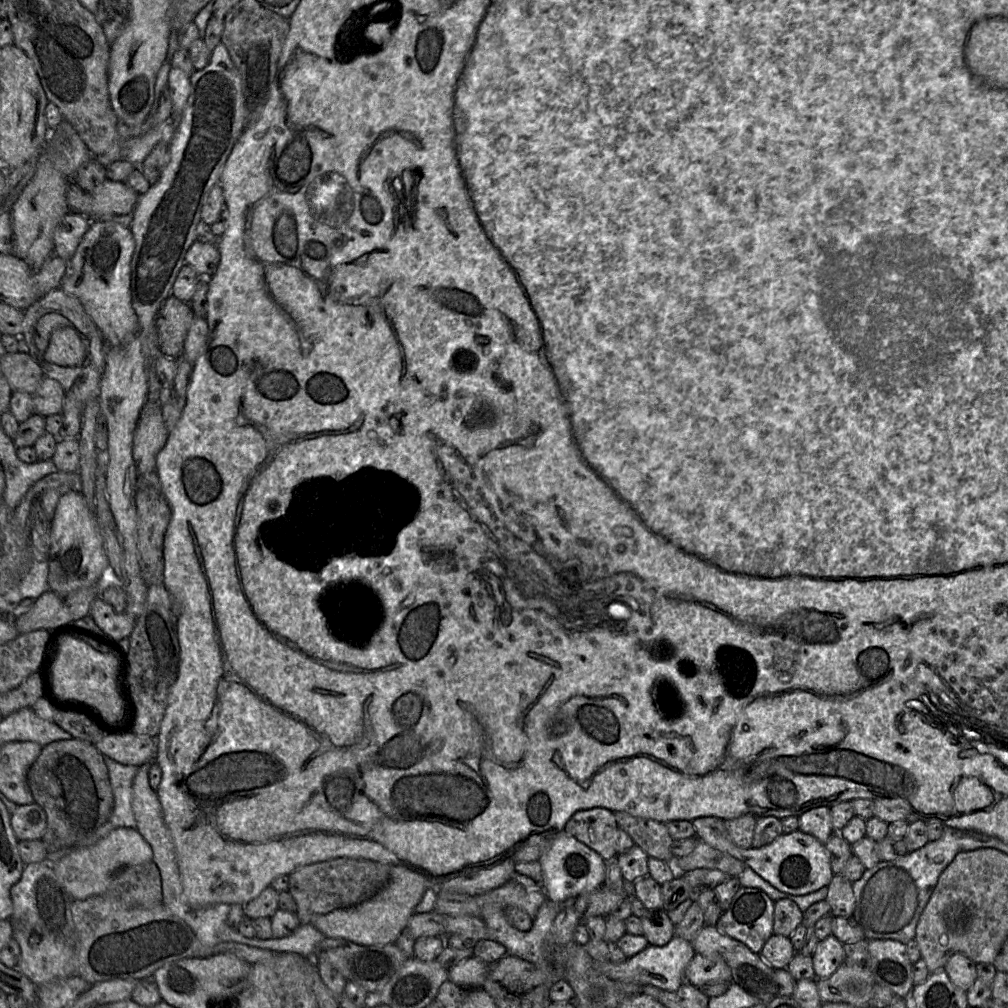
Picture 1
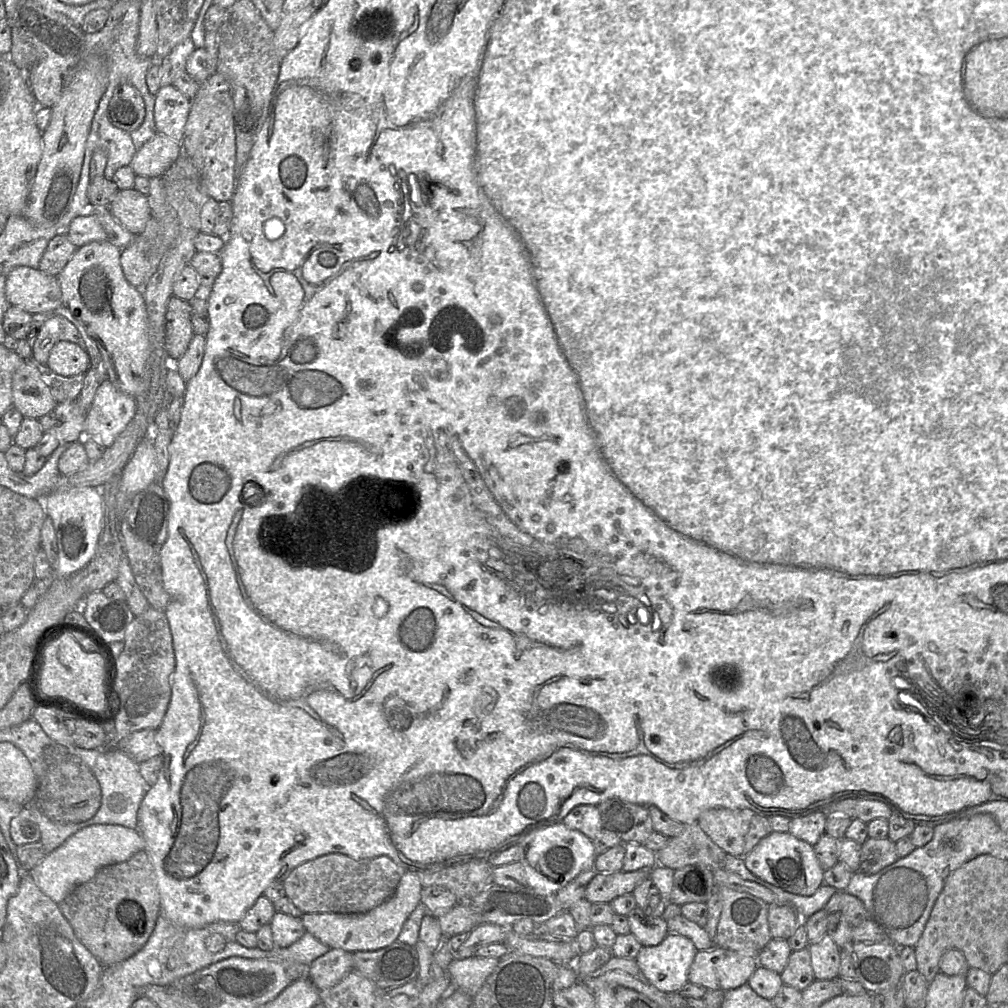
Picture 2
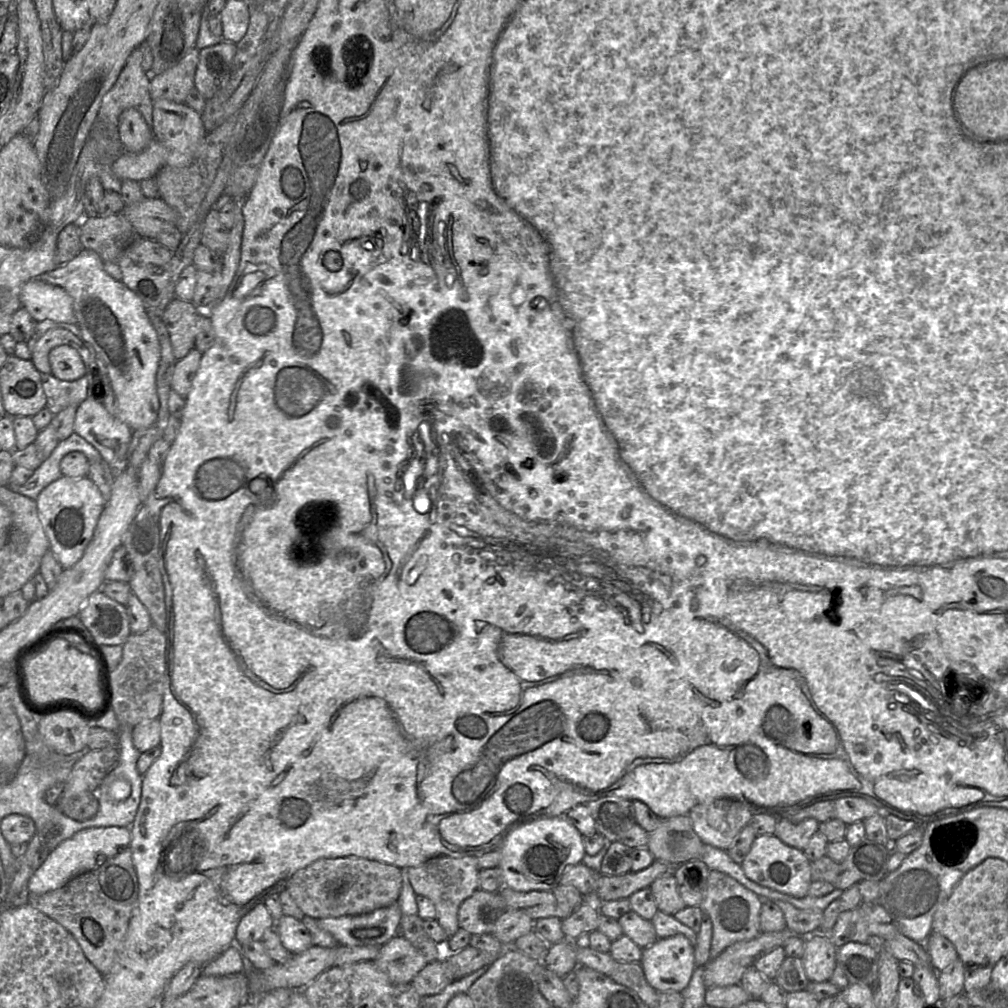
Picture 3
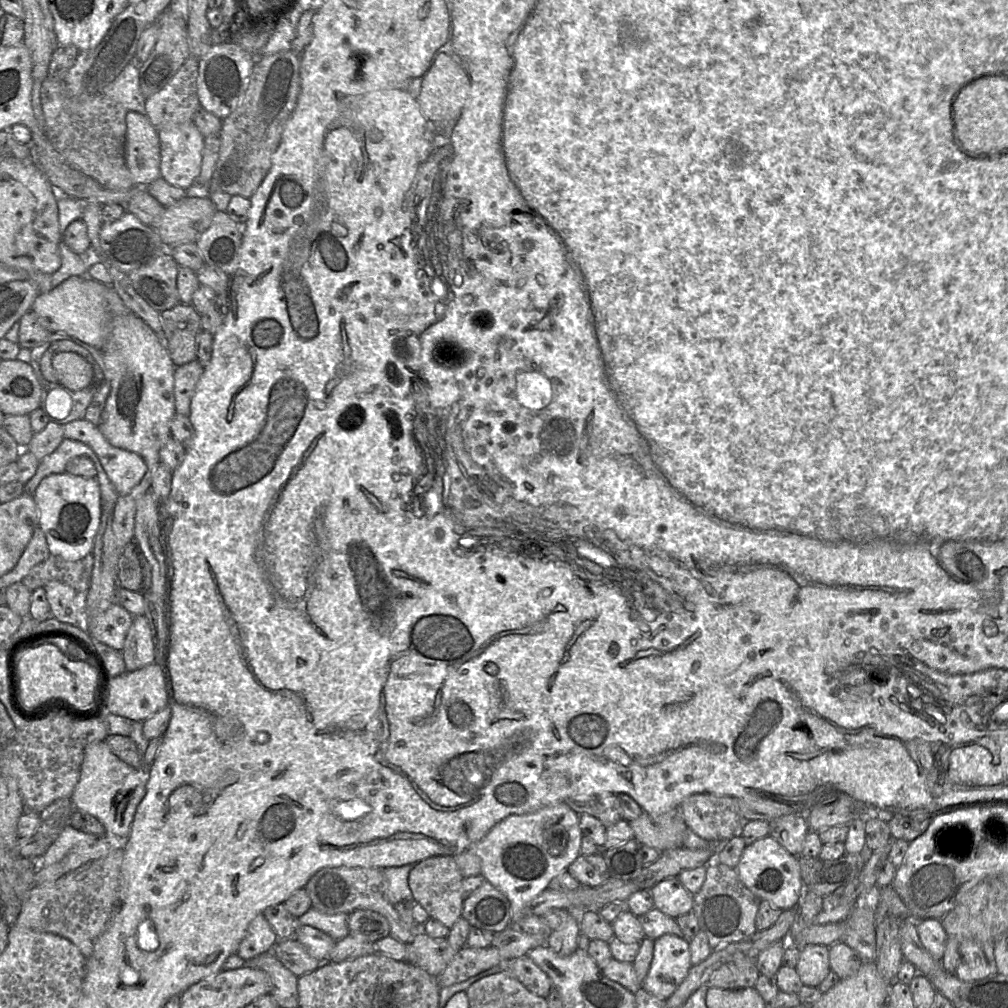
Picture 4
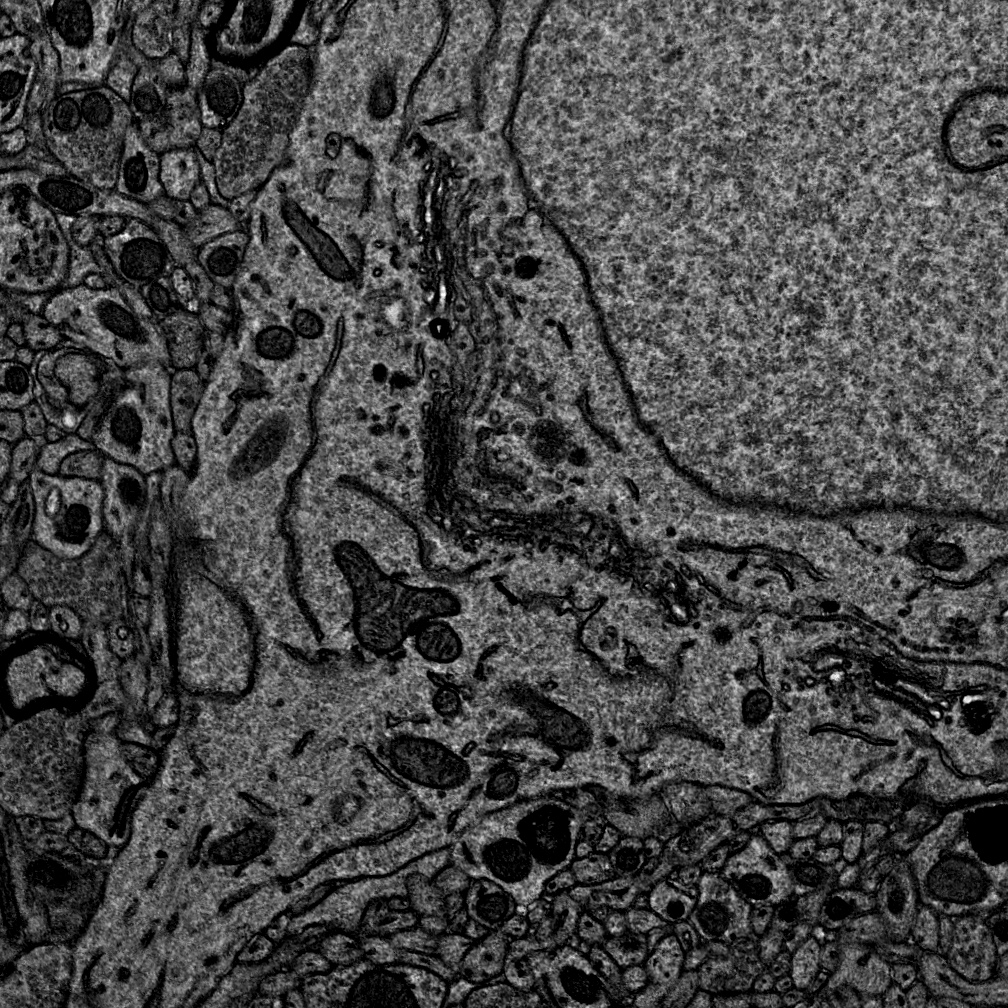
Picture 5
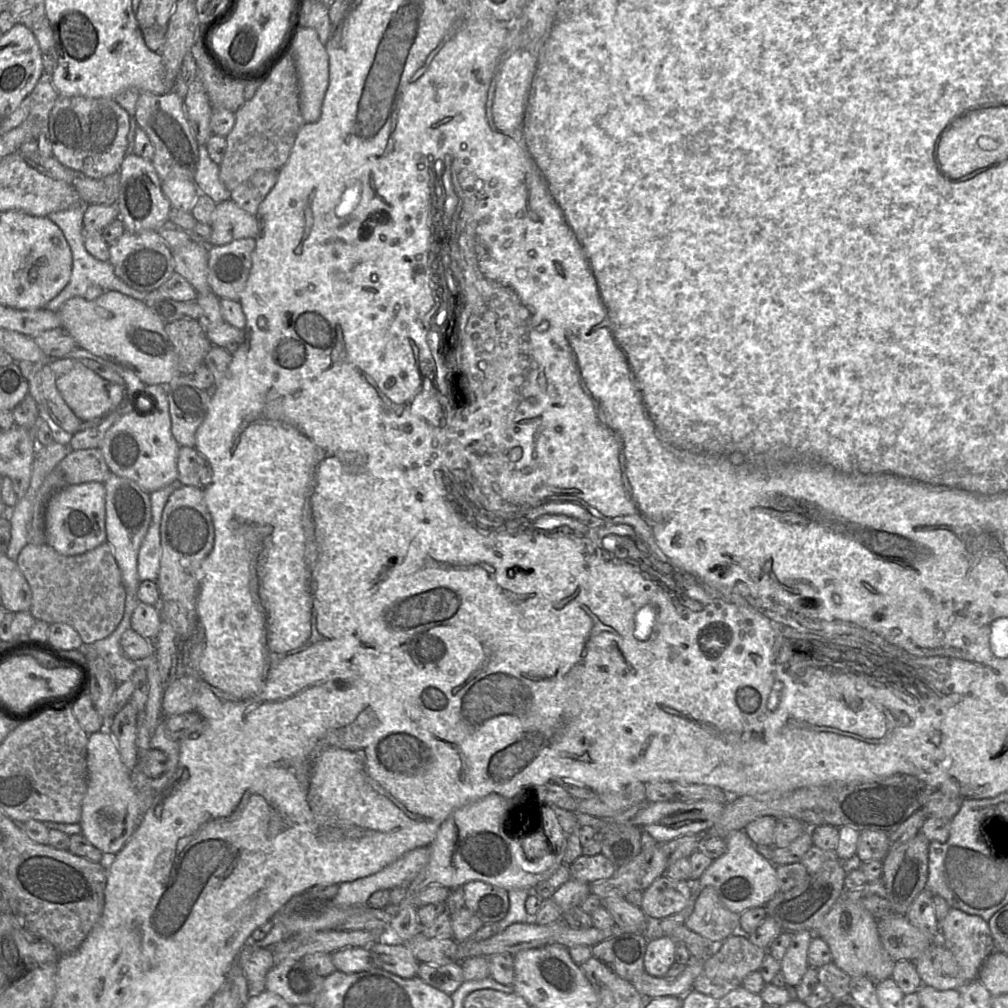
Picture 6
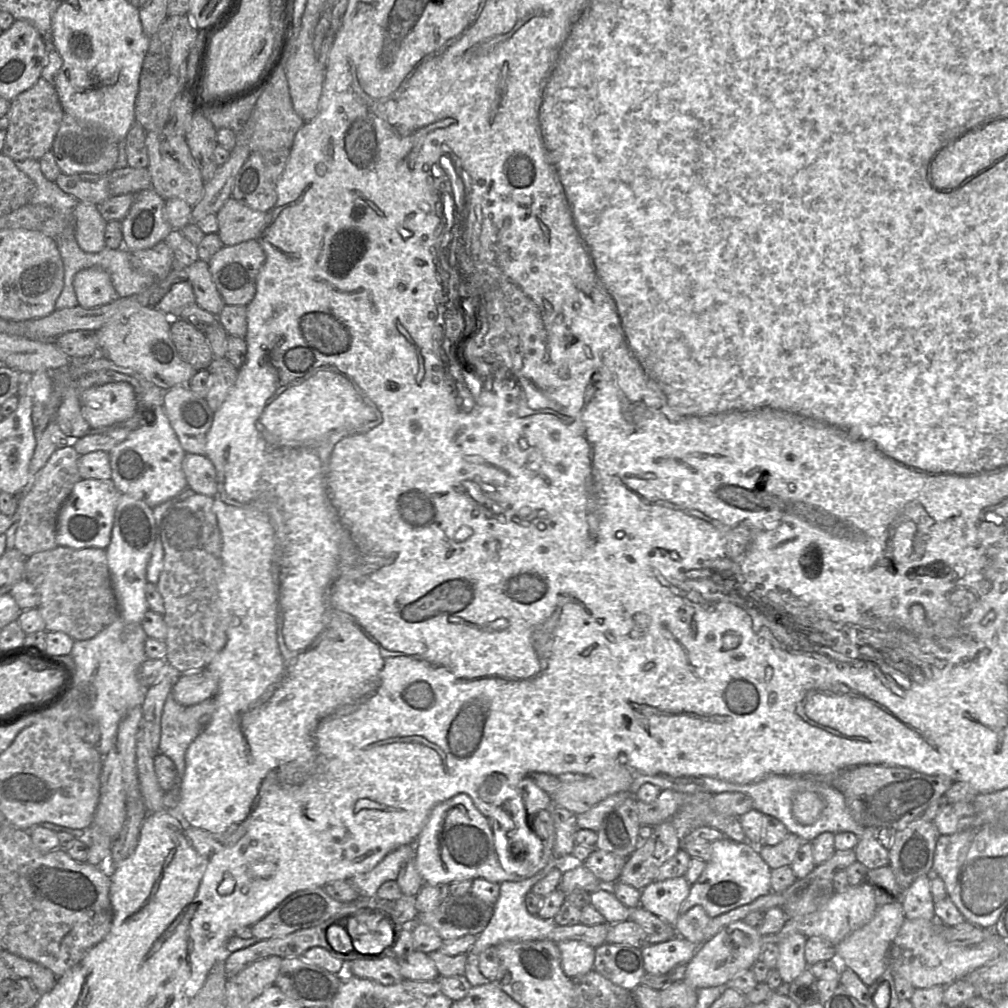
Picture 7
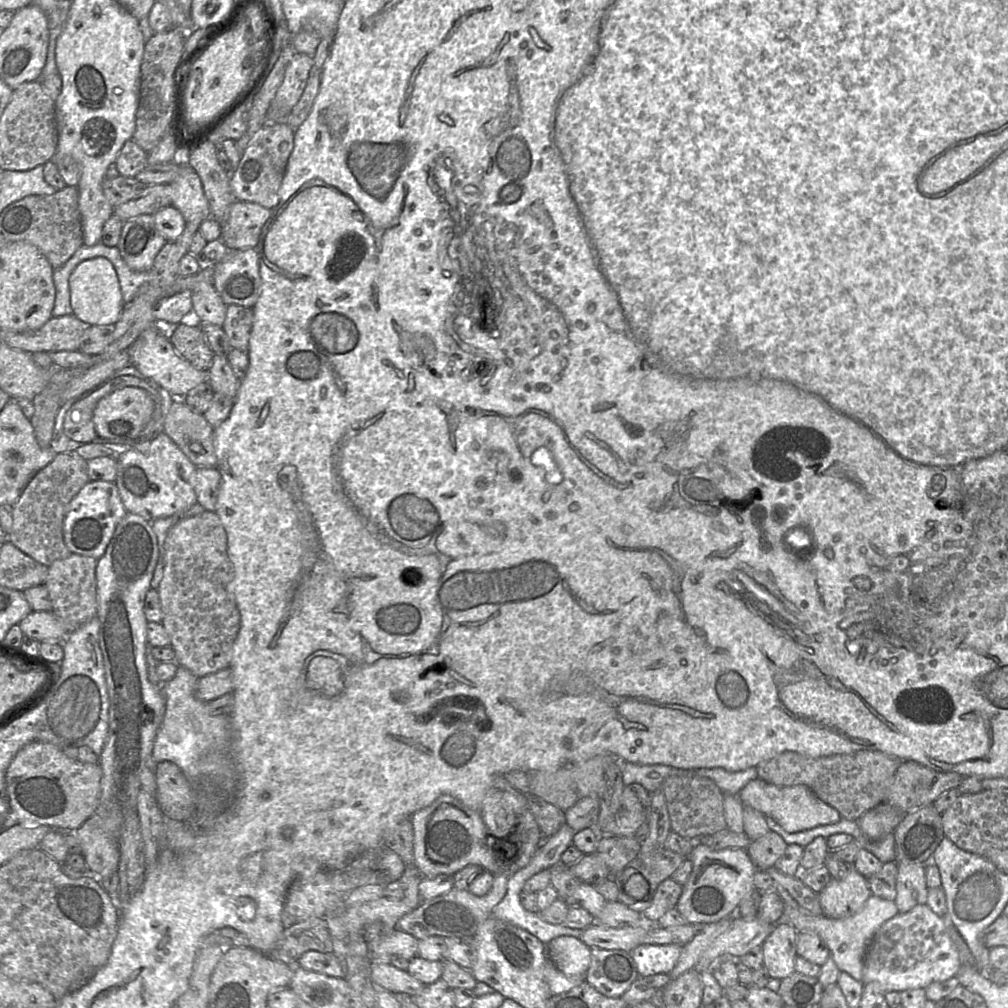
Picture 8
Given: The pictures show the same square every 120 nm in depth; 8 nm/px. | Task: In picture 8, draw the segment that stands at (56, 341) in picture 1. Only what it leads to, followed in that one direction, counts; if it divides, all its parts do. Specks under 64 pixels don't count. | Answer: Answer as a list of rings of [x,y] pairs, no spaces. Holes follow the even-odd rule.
[[[124,387],[98,401],[93,411],[93,423],[98,438],[108,439],[114,443],[131,442],[141,435],[153,412],[154,401],[149,392],[138,387]]]

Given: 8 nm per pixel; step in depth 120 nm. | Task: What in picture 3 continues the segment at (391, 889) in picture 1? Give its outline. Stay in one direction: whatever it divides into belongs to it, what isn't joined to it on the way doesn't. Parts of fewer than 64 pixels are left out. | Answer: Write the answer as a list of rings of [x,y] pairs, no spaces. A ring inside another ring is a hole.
[[[398,902],[361,915],[317,919],[338,945],[383,946],[400,934],[402,912]]]

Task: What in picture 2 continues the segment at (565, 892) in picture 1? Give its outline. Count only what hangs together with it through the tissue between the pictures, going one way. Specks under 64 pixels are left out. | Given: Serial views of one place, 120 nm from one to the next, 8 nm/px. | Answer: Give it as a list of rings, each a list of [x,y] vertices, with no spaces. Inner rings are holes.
[[[562,822],[533,830],[517,844],[523,851],[519,862],[524,868],[526,886],[541,894],[556,894],[580,873],[593,869],[597,856],[588,837]]]

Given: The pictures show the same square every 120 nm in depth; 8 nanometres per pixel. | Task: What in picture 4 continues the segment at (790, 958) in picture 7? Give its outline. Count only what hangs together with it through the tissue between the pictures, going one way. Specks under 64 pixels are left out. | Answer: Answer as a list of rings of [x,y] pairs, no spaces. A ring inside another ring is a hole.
[[[807,944],[800,947],[795,967],[804,986],[818,987],[831,971],[829,947],[819,944]]]

